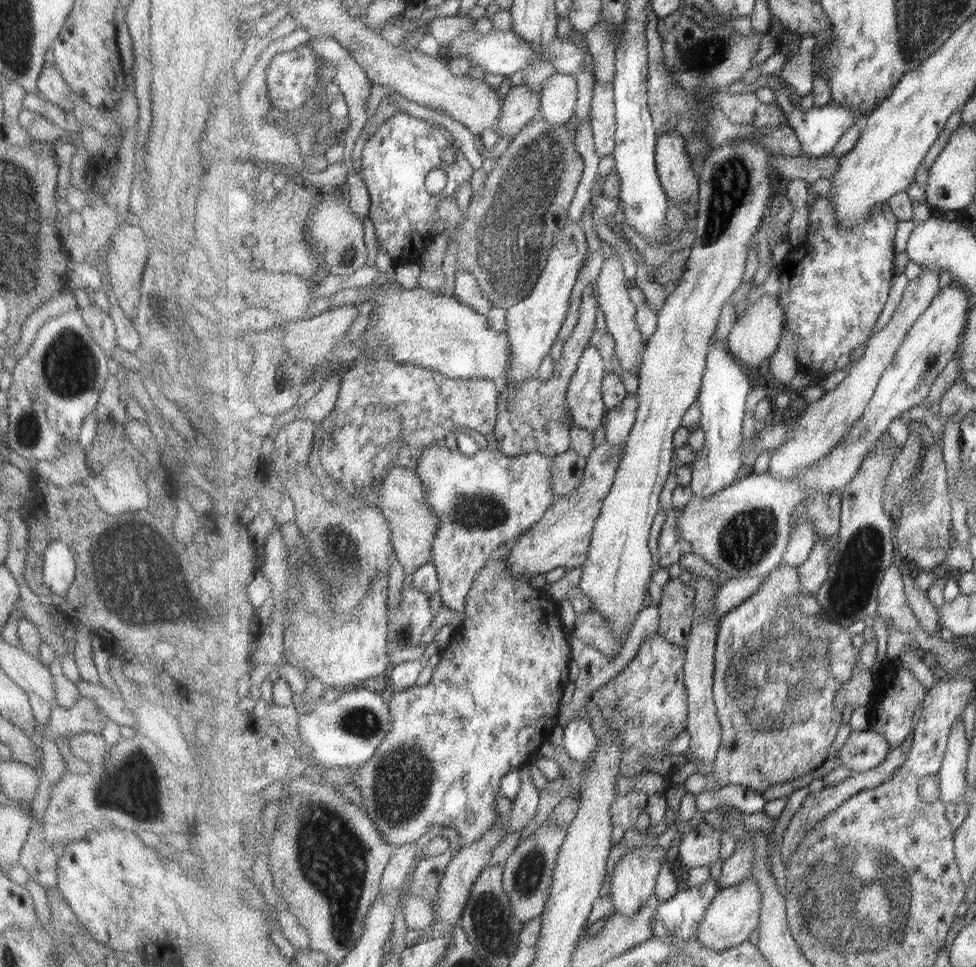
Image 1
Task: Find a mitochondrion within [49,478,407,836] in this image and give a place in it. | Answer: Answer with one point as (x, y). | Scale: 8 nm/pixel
(124, 567)

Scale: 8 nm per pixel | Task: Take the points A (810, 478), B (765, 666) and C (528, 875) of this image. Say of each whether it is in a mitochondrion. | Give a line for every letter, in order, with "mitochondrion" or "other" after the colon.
A: other
B: mitochondrion
C: mitochondrion

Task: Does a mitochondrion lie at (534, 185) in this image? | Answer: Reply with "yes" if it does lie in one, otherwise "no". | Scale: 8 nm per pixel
yes

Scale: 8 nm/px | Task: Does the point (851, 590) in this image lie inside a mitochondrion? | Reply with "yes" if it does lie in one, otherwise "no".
yes

